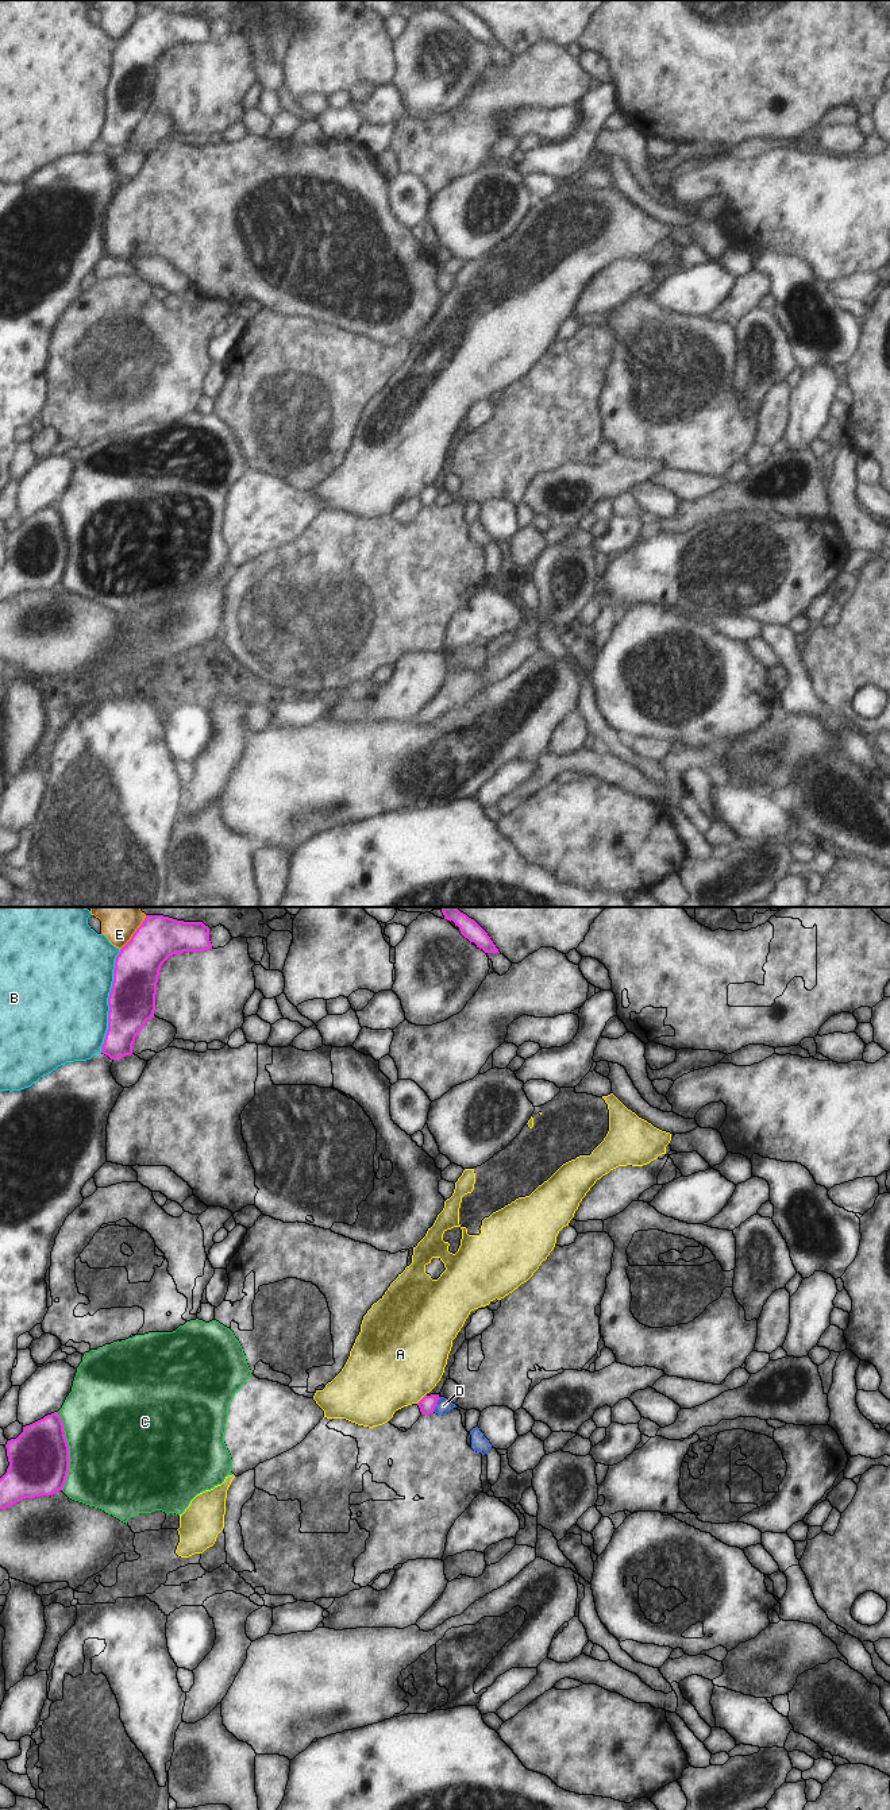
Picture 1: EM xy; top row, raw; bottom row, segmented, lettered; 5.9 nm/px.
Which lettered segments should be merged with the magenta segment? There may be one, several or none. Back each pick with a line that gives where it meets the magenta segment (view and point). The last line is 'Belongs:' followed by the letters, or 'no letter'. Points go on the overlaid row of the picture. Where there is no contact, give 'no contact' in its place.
Belongs: no letter

